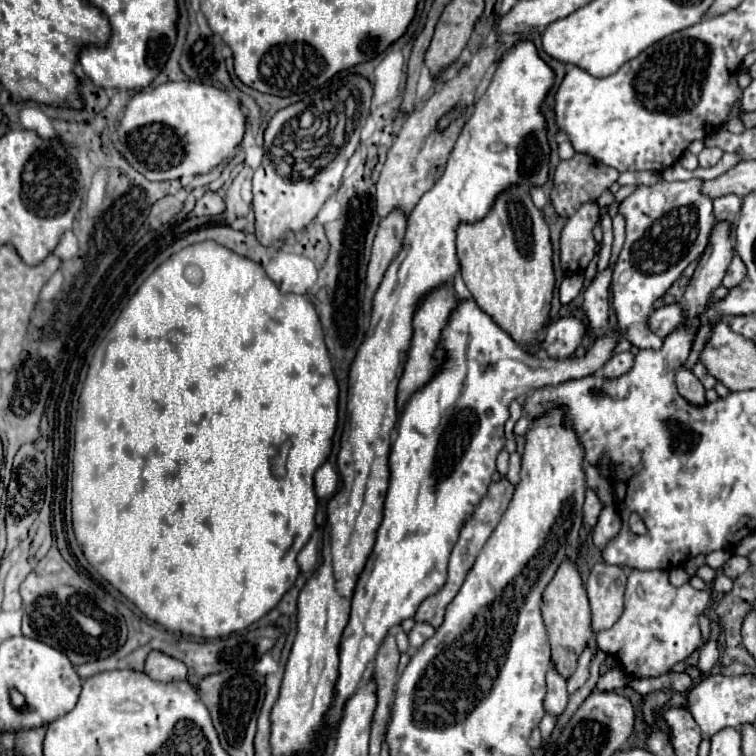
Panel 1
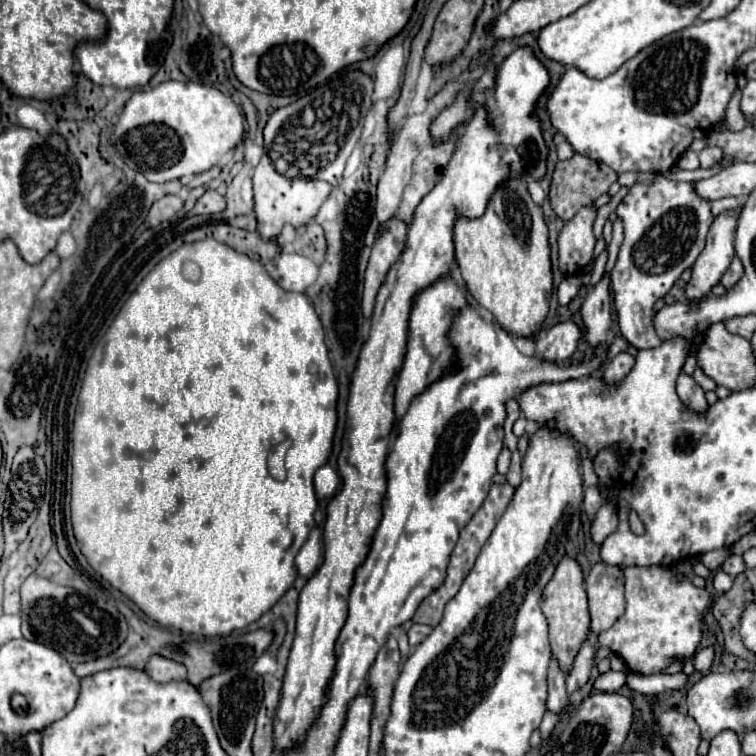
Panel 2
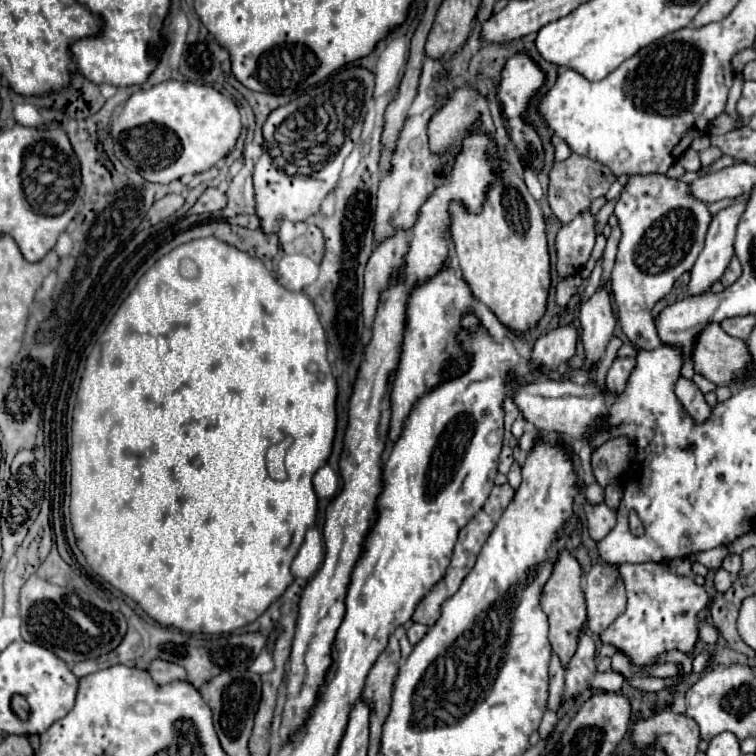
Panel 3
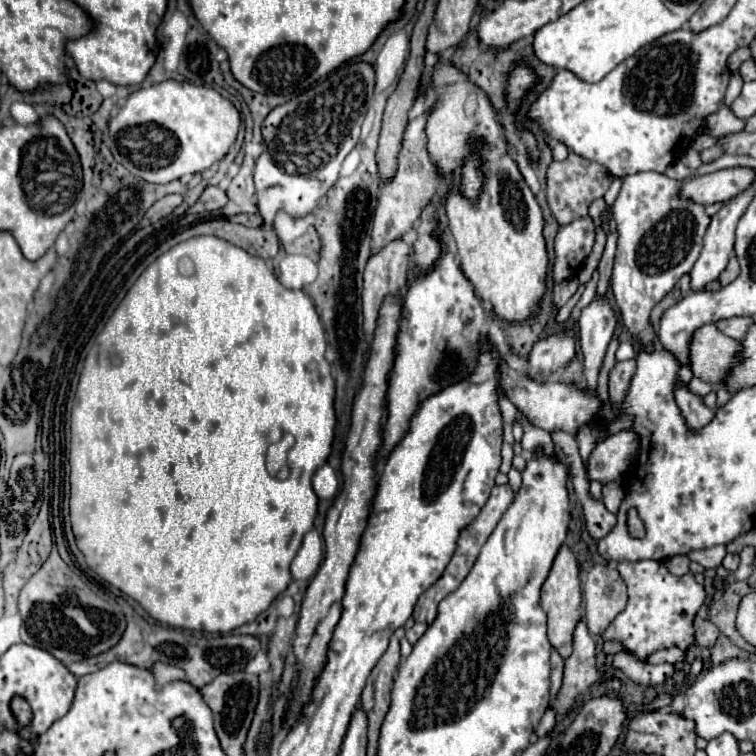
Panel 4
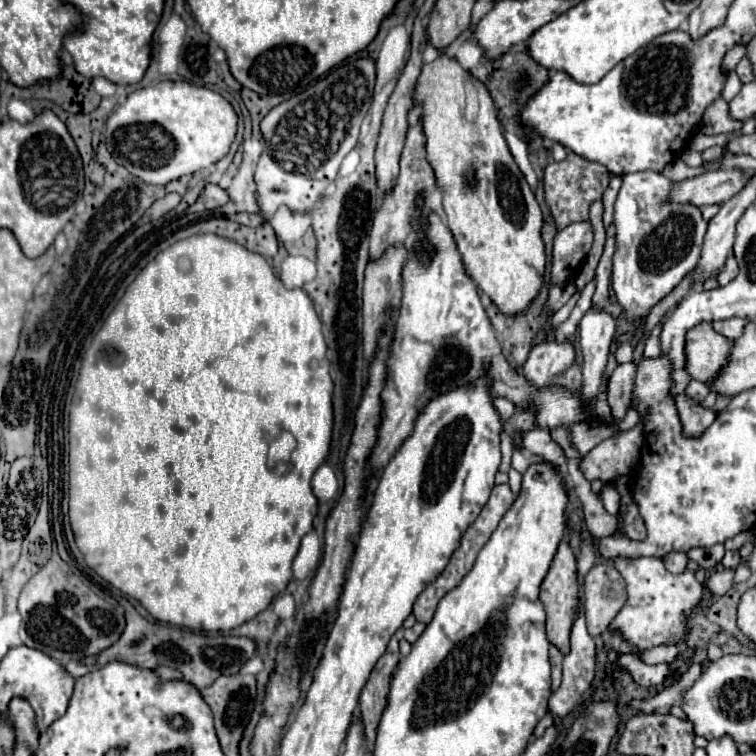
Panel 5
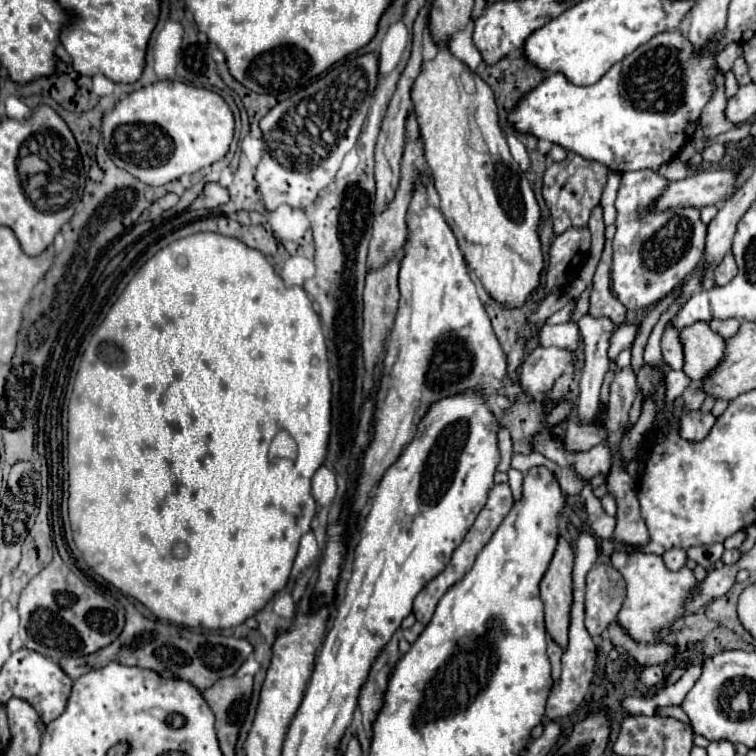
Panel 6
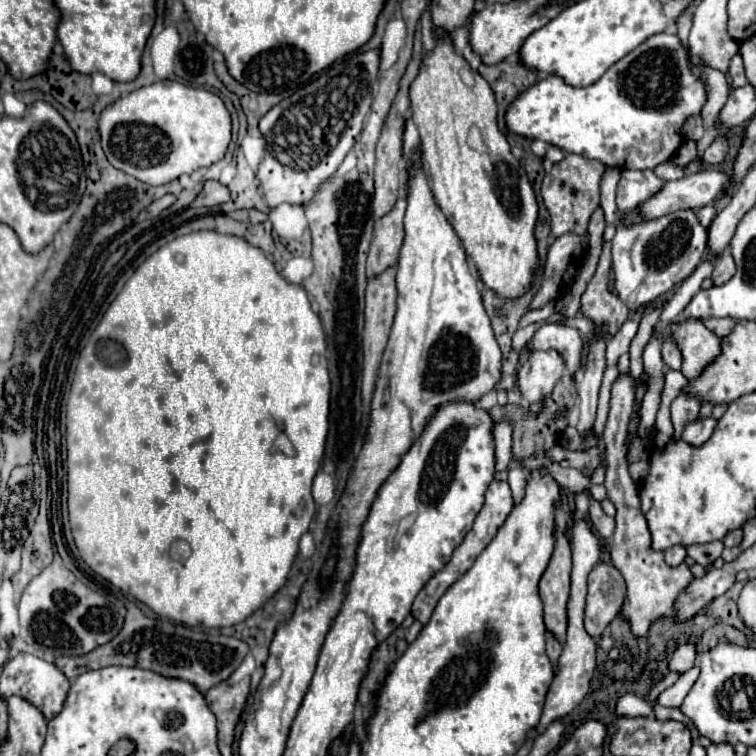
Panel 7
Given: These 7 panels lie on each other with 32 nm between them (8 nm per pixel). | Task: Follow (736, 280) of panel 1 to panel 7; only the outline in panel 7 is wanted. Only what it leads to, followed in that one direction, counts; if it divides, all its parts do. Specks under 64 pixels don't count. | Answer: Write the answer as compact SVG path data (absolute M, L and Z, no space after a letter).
M726 250L726 252L720 256L718 264L714 266L714 272L712 272L712 282L714 282L716 286L720 286L720 284L728 282L728 280L734 276L734 272L736 272L736 266L734 266L732 254L730 254L730 250Z

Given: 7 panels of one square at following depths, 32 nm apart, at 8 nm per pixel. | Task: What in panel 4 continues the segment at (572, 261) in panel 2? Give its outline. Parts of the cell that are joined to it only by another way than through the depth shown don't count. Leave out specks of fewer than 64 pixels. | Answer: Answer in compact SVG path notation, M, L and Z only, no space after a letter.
M590 216L574 220L568 226L562 226L554 242L556 254L552 268L554 282L562 282L576 276L586 256L590 254L592 244L594 244L594 222Z

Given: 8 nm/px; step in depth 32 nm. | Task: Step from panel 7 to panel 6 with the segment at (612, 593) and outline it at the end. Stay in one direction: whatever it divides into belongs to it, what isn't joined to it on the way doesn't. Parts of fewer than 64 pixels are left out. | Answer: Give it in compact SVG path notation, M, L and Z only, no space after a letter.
M596 566L588 574L586 592L586 630L590 636L600 636L618 616L626 598L626 582L614 568L602 570Z

